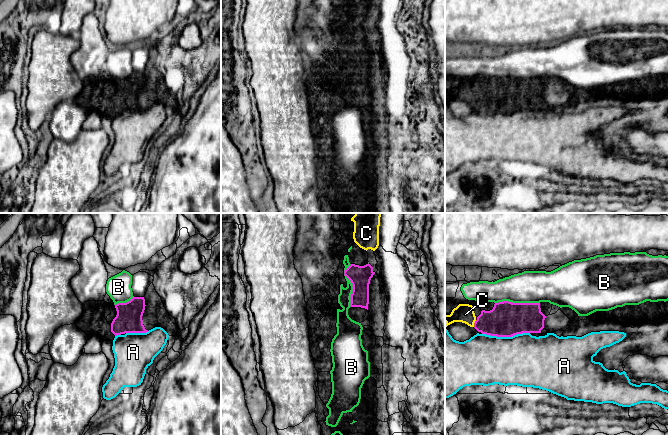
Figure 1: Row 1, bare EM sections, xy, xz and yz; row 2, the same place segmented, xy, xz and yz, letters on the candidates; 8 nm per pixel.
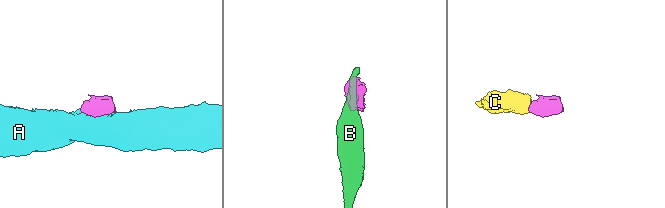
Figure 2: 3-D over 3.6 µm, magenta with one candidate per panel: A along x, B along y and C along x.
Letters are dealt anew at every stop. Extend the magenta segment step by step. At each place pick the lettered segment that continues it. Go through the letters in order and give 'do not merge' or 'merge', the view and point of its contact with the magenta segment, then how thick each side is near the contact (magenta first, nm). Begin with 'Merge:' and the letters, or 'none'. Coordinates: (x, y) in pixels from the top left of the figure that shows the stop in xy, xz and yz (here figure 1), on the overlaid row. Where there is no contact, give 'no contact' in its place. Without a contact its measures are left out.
Merge: C
A: do not merge | yz (505, 336) | 280/420 nm
B: do not merge | yz (517, 303) | 280/260 nm
C: merge | yz (474, 323) | 280/150 nm

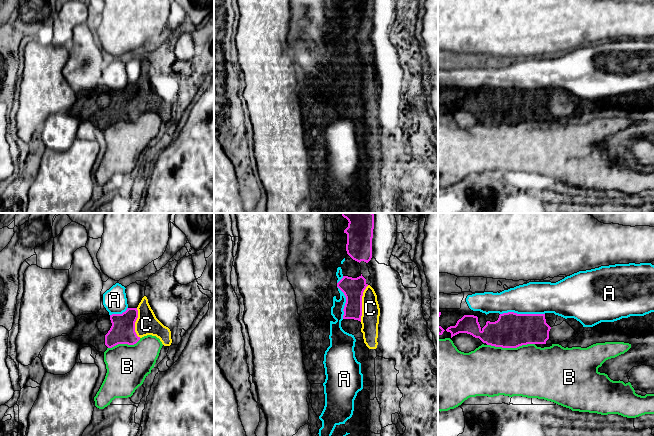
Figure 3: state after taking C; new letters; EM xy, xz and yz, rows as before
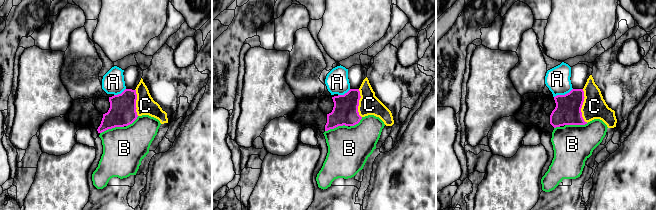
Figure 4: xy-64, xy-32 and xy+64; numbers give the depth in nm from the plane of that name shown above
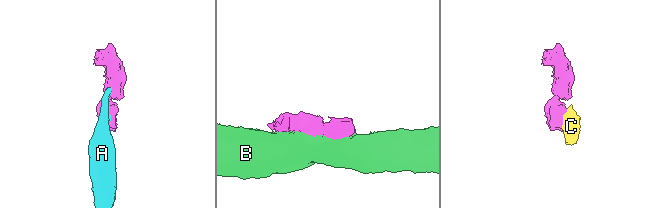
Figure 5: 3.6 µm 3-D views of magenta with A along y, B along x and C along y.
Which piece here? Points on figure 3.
Merge: C
A: do not merge | yz (522, 314) | 280/260 nm
B: do not merge | yz (510, 347) | 280/420 nm
C: merge | xz (361, 303) | 170/140 nm

